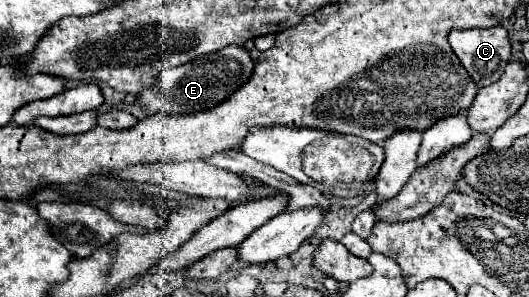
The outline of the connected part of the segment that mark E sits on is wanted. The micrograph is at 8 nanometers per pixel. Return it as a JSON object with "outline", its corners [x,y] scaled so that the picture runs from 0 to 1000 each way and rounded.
{"outline":[[[433,152],[410,178],[376,192],[361,212],[350,212],[331,232],[304,239],[289,279],[289,293],[270,300],[259,320],[259,354],[285,387],[312,380],[312,387],[357,387],[372,374],[391,374],[410,354],[418,354],[425,333],[433,333],[452,293],[459,293],[474,246],[482,212],[474,205],[467,165]]]}

